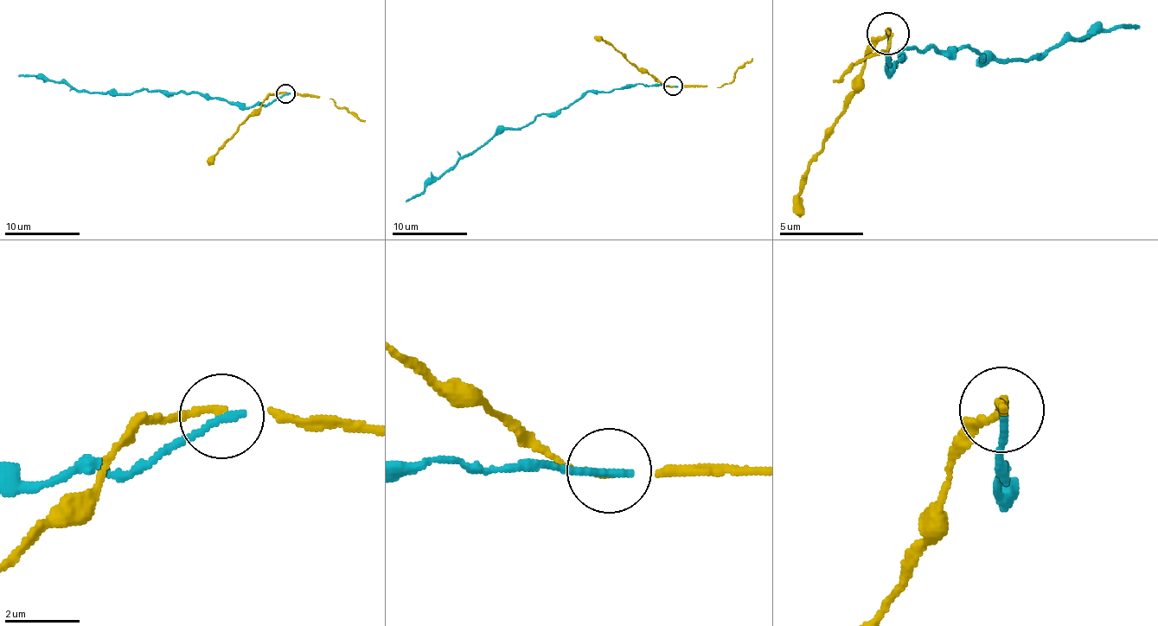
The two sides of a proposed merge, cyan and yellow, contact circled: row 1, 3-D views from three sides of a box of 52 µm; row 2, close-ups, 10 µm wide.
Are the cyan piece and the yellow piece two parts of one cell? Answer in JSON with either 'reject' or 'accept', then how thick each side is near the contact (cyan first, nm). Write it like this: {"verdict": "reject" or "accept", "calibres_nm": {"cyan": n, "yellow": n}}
{"verdict": "reject", "calibres_nm": {"cyan": 240, "yellow": 120}}

